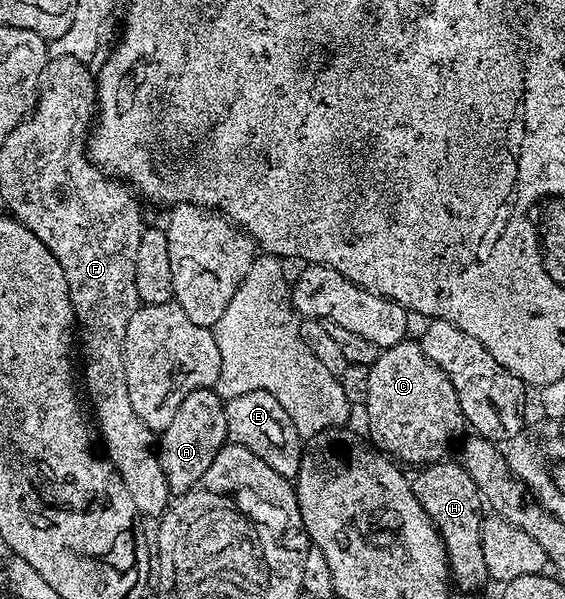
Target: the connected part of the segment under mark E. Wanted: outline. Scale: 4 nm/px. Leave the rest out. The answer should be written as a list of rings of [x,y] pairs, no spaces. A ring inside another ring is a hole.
[[[250,390],[250,394],[238,394],[238,398],[226,401],[226,430],[229,441],[238,446],[246,446],[250,454],[258,454],[270,470],[278,470],[288,480],[295,481],[302,459],[302,438],[290,422],[290,414],[282,410],[278,398],[274,394],[266,394],[266,390]]]

